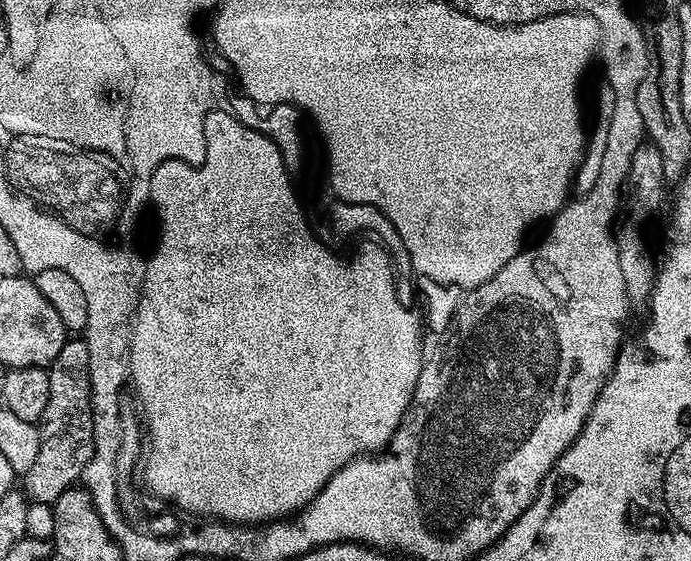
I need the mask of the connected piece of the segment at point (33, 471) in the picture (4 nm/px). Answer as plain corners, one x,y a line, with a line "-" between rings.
82,338
65,339
58,358
48,368
50,399
38,425
41,445
30,470
22,476
22,491
34,504
52,504
65,490
79,481
86,462
94,450
94,426
91,422
92,387
90,386
90,354

